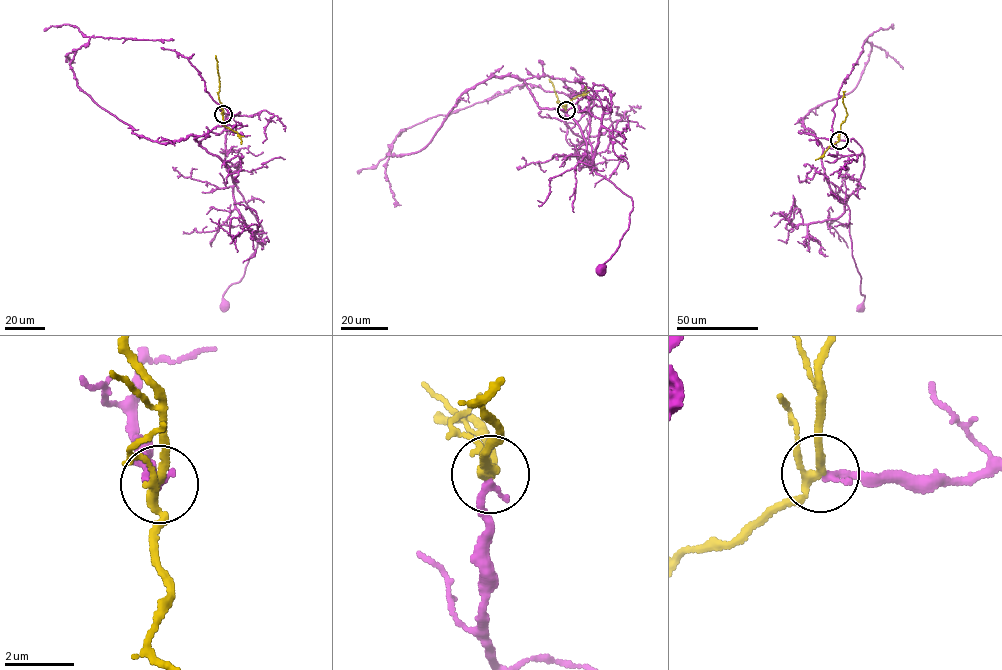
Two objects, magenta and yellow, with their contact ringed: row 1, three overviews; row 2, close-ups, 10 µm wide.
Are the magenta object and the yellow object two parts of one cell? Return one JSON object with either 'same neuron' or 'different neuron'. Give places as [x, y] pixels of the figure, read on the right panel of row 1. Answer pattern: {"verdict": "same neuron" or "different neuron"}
{"verdict": "same neuron"}

